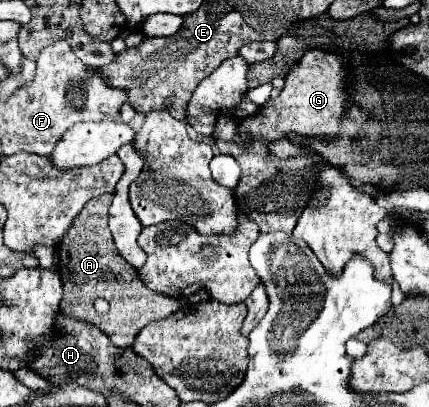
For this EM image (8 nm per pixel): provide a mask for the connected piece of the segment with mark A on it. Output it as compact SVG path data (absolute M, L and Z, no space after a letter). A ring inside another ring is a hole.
M112 194L92 198L74 218L72 226L68 228L68 232L64 234L58 246L58 256L60 256L58 272L64 282L64 298L60 302L60 312L78 320L94 322L102 332L106 332L112 338L116 346L126 348L132 346L136 334L146 324L168 318L180 308L180 302L176 298L168 298L144 288L144 284L136 274L136 268L132 268L118 254L108 230L110 202L112 202ZM96 298L104 298L110 302L108 314L98 314L94 310L92 302Z

